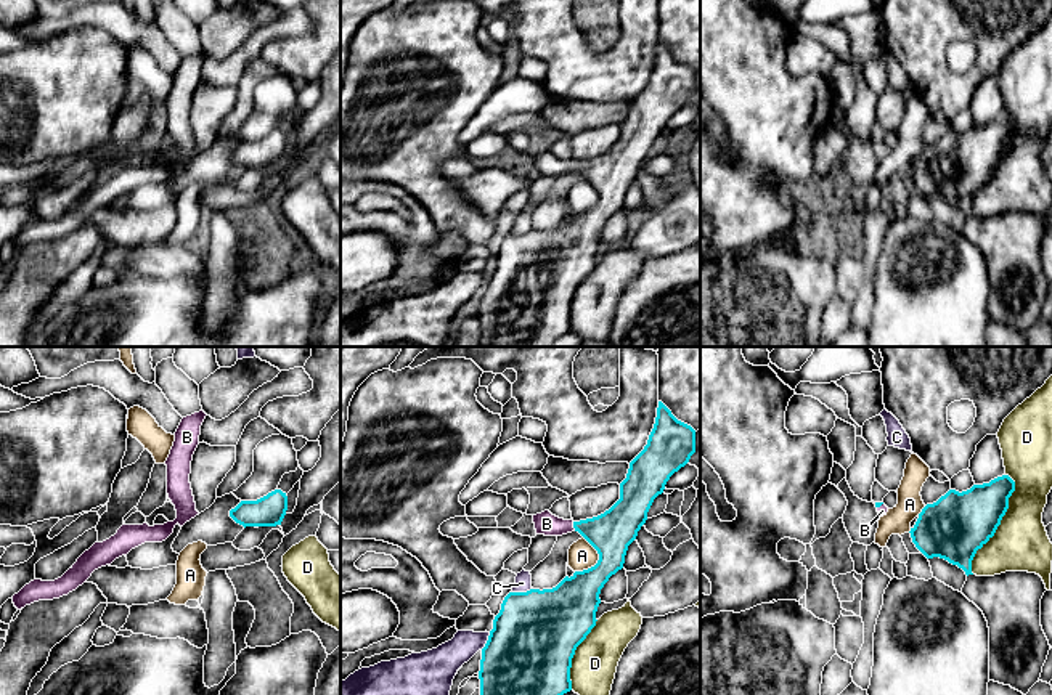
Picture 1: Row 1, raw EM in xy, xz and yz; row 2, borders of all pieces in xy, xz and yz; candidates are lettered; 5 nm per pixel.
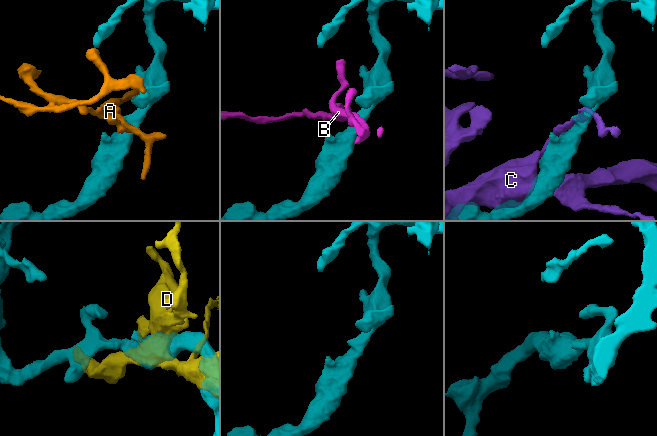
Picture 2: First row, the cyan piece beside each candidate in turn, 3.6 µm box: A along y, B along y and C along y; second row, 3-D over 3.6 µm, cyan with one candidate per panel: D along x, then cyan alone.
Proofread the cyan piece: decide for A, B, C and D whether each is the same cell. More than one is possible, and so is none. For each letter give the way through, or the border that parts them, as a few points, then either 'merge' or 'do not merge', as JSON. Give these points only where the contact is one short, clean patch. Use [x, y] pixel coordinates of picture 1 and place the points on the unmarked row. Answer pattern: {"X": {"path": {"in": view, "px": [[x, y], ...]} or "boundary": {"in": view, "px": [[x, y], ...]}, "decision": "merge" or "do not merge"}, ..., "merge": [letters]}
{"A": {"boundary": {"in": "xz", "px": [[583, 177], [596, 191], [598, 201], [575, 212]]}, "decision": "do not merge"}, "B": {"path": {"in": "xz", "px": [[611, 174], [574, 167], [546, 164]]}, "decision": "merge"}, "C": {"decision": "do not merge"}, "D": {"decision": "do not merge"}, "merge": ["B"]}

